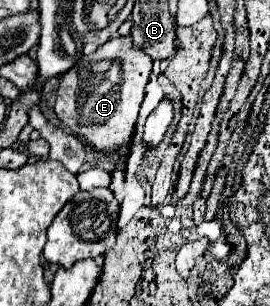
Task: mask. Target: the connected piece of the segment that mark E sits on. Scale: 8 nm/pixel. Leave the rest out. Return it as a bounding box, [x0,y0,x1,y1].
[55,35,151,157]

